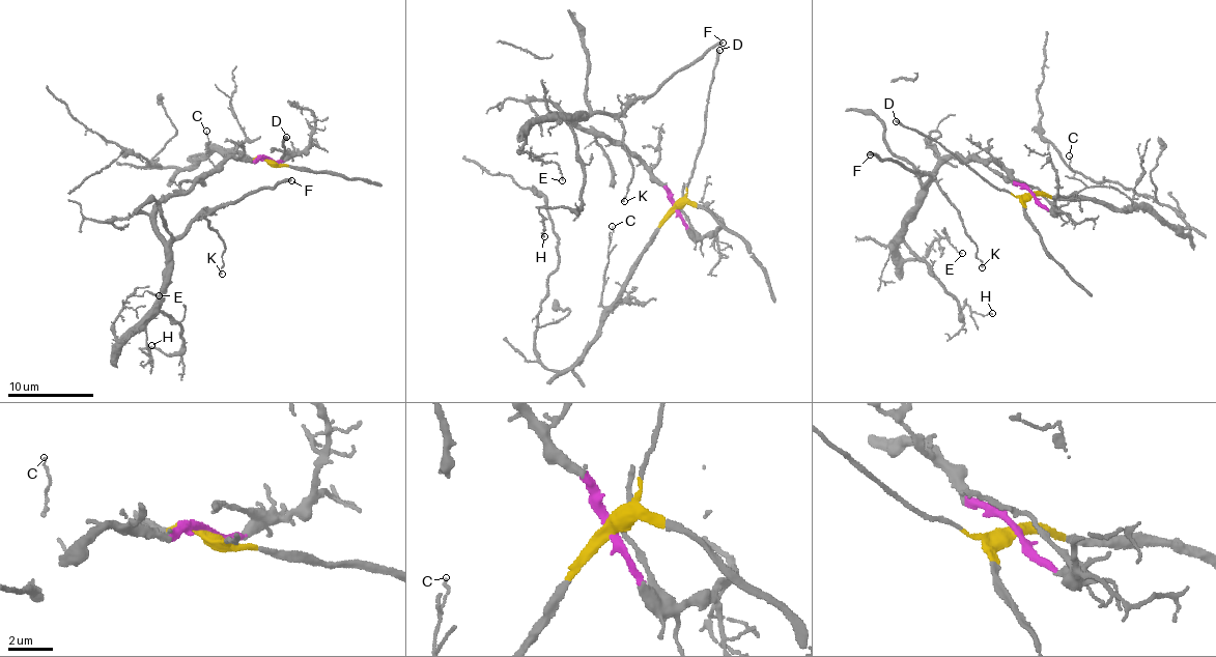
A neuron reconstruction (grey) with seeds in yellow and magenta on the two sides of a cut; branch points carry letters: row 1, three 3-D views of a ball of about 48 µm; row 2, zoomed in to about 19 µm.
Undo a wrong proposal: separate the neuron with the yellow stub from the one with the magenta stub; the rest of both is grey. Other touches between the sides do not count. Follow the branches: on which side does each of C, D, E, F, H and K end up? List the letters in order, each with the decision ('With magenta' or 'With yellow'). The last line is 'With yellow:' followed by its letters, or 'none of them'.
C: With yellow
D: With yellow
E: With magenta
F: With magenta
H: With magenta
K: With magenta
With yellow: C, D

